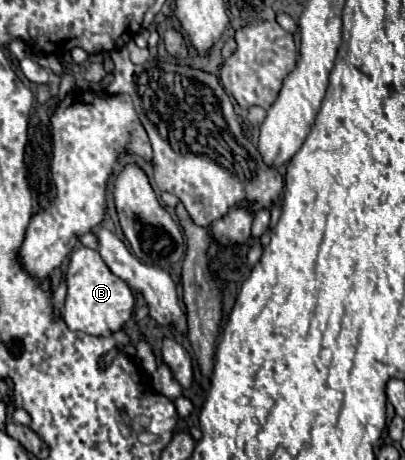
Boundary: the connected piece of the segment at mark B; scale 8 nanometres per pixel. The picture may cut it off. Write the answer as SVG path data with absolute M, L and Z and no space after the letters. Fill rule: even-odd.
M78 248L70 256L70 266L66 272L68 296L64 302L64 320L70 330L78 330L90 336L110 336L118 332L130 318L134 310L134 296L130 286L114 276L102 256L92 248Z

